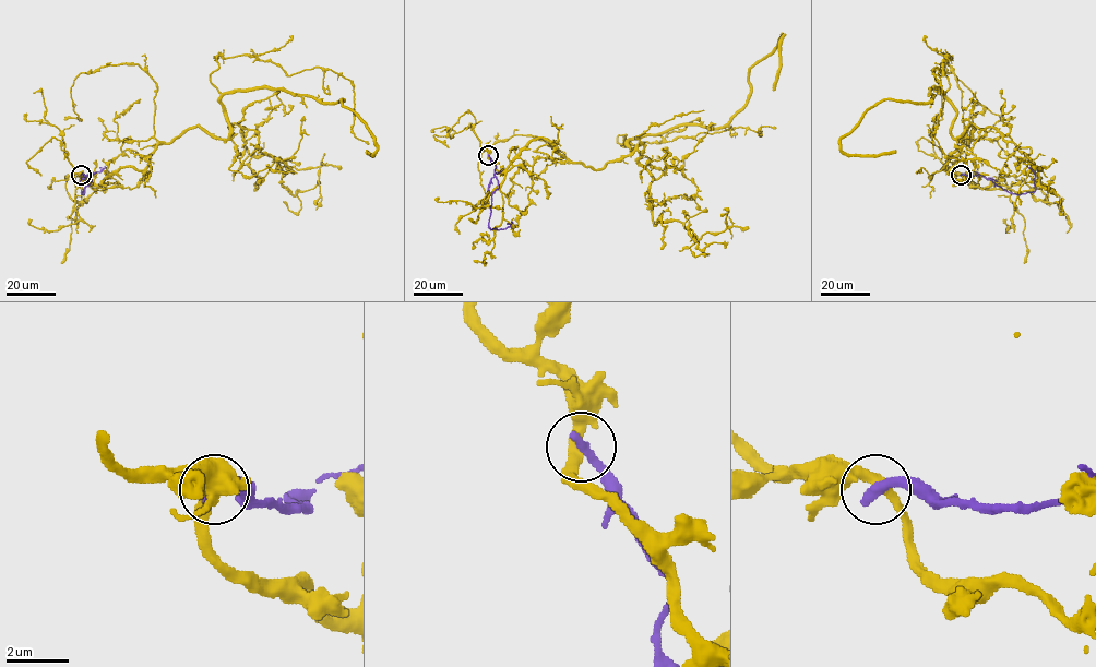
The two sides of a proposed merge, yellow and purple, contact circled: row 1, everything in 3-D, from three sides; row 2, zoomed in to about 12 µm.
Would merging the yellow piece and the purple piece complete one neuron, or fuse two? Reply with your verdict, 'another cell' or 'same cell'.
another cell

